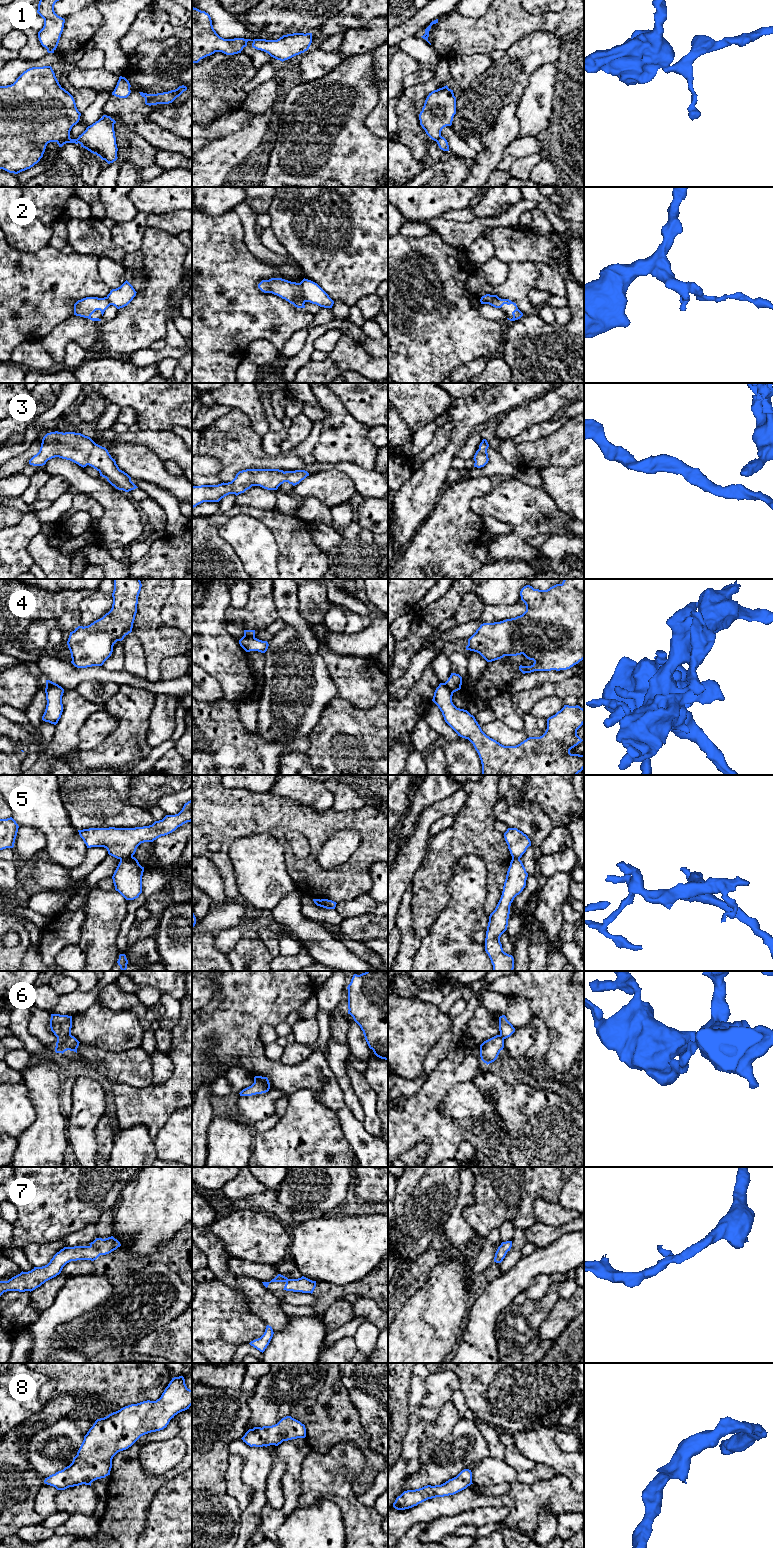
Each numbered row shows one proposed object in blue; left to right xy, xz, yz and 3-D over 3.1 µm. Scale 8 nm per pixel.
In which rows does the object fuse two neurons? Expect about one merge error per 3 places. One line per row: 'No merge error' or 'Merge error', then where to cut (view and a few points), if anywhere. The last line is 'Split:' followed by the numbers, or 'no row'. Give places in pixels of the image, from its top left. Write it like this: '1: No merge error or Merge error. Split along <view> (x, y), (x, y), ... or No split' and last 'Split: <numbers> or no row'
1: Merge error. Split along xy (69, 137), (57, 142)
2: Merge error. Split along xz (299, 283), (303, 298), (306, 301)
3: No merge error. No split
4: Merge error. Split along xz (243, 636), (254, 638)
5: Merge error. Split along xy (132, 855), (120, 859)
6: Merge error. Split along xz (254, 1081), (269, 1086)
7: No merge error. No split
8: No merge error. No split
Split: 1, 2, 4, 5, 6

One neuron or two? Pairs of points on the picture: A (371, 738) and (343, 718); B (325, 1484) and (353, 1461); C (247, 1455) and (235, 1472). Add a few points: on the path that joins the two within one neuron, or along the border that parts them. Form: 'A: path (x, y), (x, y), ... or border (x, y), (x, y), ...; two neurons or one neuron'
A: path (364, 735), (359, 734), (350, 725); one neuron
B: path (332, 1477), (340, 1469), (348, 1468); one neuron
C: border (230, 1454), (242, 1459), (242, 1479), (246, 1483); two neurons

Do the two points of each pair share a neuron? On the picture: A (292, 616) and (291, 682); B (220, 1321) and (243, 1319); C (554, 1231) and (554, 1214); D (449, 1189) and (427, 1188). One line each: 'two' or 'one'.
A: one
B: one
C: two
D: one

